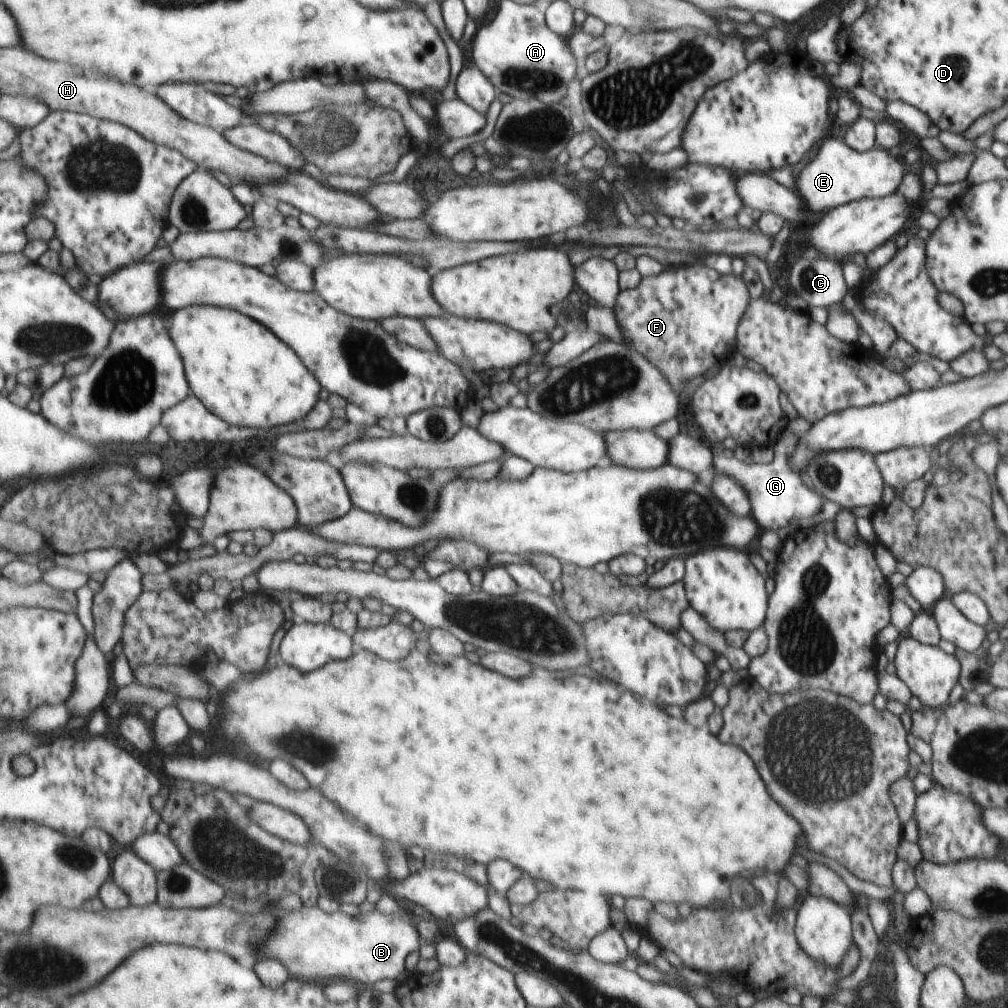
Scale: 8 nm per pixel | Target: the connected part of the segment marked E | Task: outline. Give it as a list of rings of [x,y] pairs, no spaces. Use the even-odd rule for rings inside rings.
[[[823,138],[813,158],[793,179],[795,192],[805,202],[804,222],[809,222],[811,212],[833,210],[859,199],[883,198],[895,193],[907,172],[915,170],[905,165],[902,158],[891,156],[887,150],[873,147],[865,152],[853,150],[842,139]]]

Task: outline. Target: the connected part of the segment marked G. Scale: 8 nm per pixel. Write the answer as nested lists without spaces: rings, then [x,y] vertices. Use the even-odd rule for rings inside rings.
[[[713,446],[713,474],[725,474],[729,478],[734,478],[739,482],[739,486],[747,491],[749,498],[748,515],[754,518],[759,527],[764,531],[775,531],[786,528],[788,520],[798,518],[807,520],[813,518],[817,512],[821,512],[821,506],[825,499],[814,488],[809,488],[803,484],[800,474],[795,474],[787,464],[787,452],[773,454],[771,462],[767,464],[754,464],[739,461],[733,456],[724,456],[717,452],[717,446]]]

